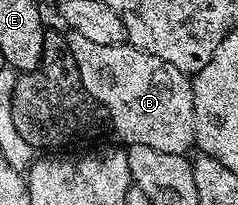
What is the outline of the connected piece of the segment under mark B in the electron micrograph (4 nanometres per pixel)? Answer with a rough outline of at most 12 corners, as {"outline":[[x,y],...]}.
{"outline":[[67,44],[125,143],[194,148],[193,82],[134,45]]}

